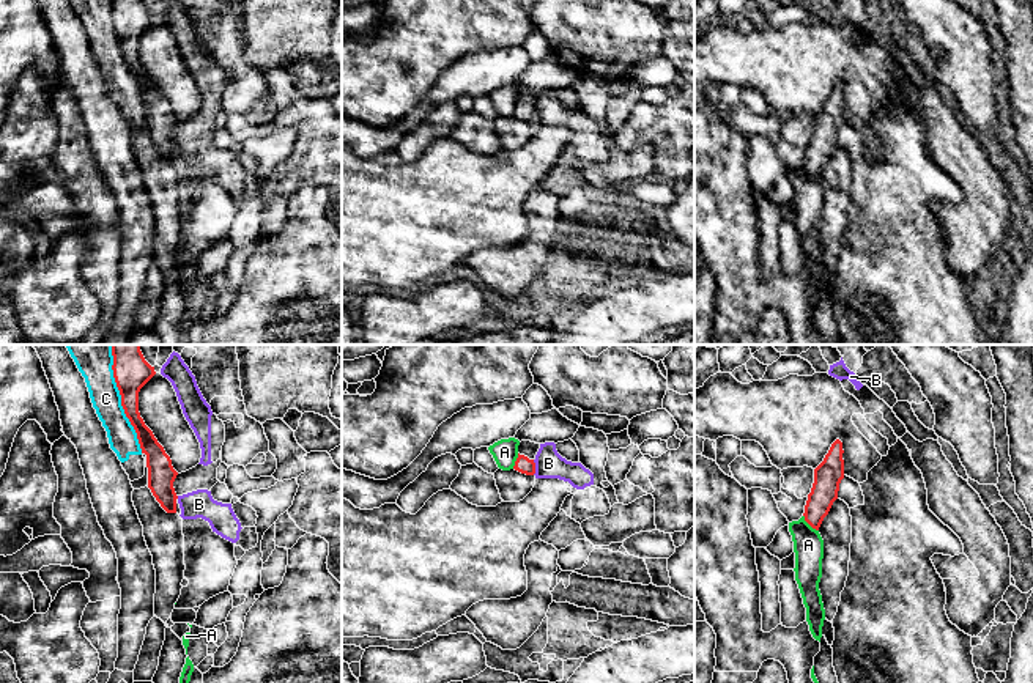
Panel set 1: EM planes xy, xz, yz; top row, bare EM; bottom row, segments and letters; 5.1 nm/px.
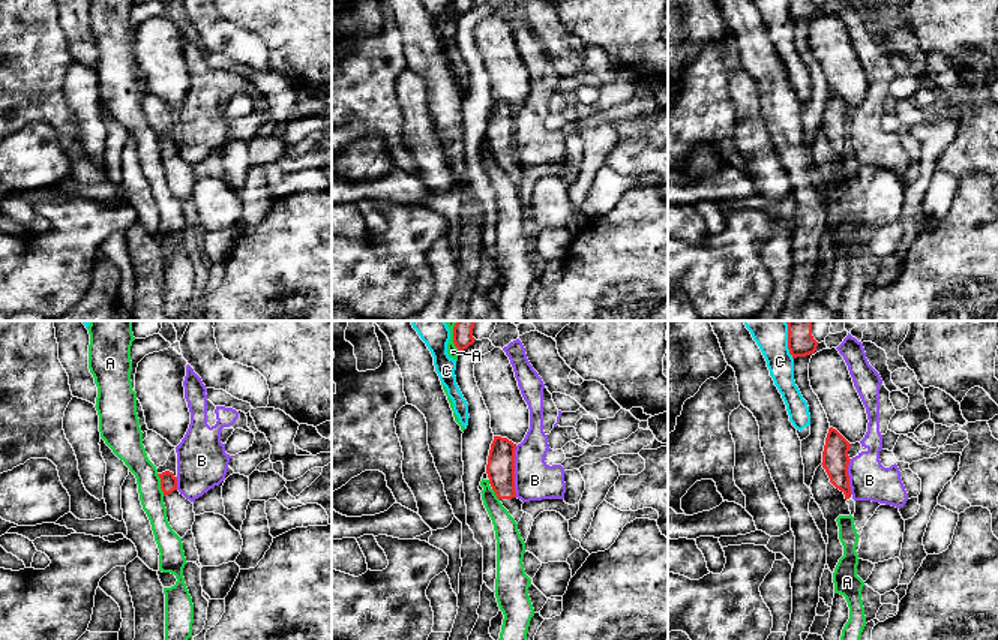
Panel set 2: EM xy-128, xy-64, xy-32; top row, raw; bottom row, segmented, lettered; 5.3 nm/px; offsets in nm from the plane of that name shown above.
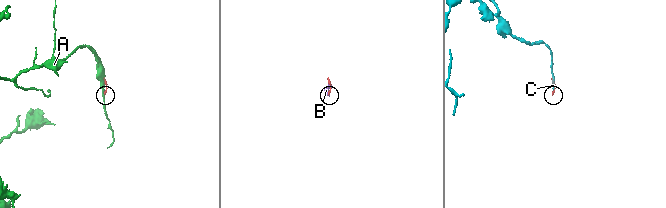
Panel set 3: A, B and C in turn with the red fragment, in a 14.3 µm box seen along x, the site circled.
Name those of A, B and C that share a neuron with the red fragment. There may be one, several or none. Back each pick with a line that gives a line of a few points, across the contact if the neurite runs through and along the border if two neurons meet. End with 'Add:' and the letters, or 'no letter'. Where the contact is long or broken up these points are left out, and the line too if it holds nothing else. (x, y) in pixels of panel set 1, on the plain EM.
Add: no letter

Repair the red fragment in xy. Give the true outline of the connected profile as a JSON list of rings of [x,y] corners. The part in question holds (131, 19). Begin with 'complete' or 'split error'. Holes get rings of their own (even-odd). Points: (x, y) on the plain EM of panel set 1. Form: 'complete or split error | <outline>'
complete | [[[112,0],[113,25],[121,42],[121,54],[137,80],[142,101],[146,102],[148,135],[167,161],[176,161],[173,129],[178,120],[170,104],[145,72],[139,60],[139,39],[156,22],[142,0]]]

